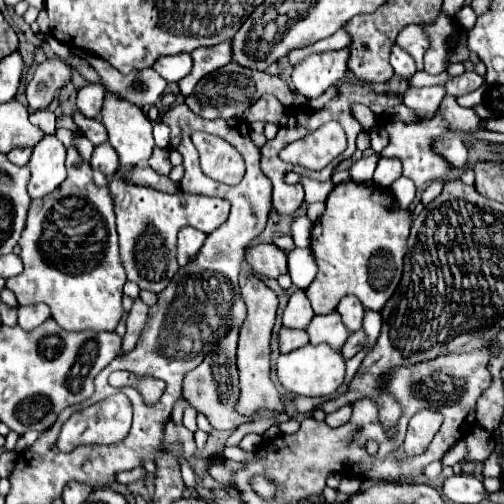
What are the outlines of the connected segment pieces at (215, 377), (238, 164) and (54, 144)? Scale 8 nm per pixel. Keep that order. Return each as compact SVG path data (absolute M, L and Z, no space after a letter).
M231 326L227 336L219 342L215 348L215 360L201 362L195 370L191 370L184 376L182 383L182 395L197 412L205 414L209 424L215 430L235 430L239 424L249 422L247 418L233 412L233 404L237 402L237 390L239 390L239 378L237 378L237 366L235 366L235 350L237 350L237 334L239 328Z
M195 132L193 144L205 176L223 184L237 184L243 178L243 158L229 142L205 132Z
M45 136L29 160L29 196L43 198L65 180L65 146L55 136Z

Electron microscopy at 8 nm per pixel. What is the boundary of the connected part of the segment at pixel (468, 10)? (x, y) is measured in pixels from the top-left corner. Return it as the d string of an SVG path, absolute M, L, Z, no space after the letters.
M464 6L456 15L455 20L462 31L471 30L476 22L477 15L471 6Z

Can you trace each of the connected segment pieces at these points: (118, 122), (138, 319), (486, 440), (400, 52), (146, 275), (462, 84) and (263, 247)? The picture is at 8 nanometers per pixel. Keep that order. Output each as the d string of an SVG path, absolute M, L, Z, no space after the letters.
M107 94L105 106L101 110L101 122L107 128L111 146L119 154L121 166L133 168L149 160L153 152L151 122L145 118L139 106L117 102L117 98Z
M139 298L133 302L133 308L129 310L127 322L125 322L127 332L125 332L123 342L121 342L121 352L133 350L133 346L135 346L135 342L137 342L137 338L139 338L143 326L145 326L145 322L147 322L147 310L149 310L149 306L143 304Z
M473 428L465 436L465 444L467 444L465 462L485 462L489 458L489 454L493 452L493 446L495 446L491 434L485 432L483 428Z
M393 44L389 62L391 62L395 74L399 74L403 78L411 78L415 74L415 60L399 44Z
M111 182L109 190L115 200L121 262L127 272L127 280L133 280L139 288L151 290L155 294L165 290L165 286L179 270L175 258L177 232L183 226L193 226L209 234L227 220L231 208L231 204L223 198L195 194L165 194L145 186L125 186L125 182Z
M465 70L461 76L455 76L455 78L449 78L447 72L445 72L445 78L441 80L441 84L445 86L445 90L449 94L461 96L461 94L467 94L467 92L481 88L485 84L485 80L483 80L483 76L475 74L473 70Z
M255 244L245 250L245 260L249 266L269 278L279 278L285 274L285 252L279 250L275 244Z

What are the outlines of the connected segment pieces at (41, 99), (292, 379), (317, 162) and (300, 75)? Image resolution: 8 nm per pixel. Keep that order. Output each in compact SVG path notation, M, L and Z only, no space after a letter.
M51 58L39 64L35 70L35 76L31 78L25 90L29 108L31 110L47 108L53 102L55 92L61 90L69 82L69 78L71 78L69 66L57 58Z
M307 344L295 352L281 354L277 358L277 378L293 394L299 396L327 396L335 392L345 378L345 358L339 350L333 350L329 344Z
M327 122L319 126L315 132L299 138L297 142L287 144L279 158L289 164L299 164L311 170L325 168L333 158L337 158L347 146L345 130L339 122Z
M349 48L309 54L293 66L291 80L295 84L295 90L305 98L321 96L329 86L341 82L343 74L347 72L347 60Z

